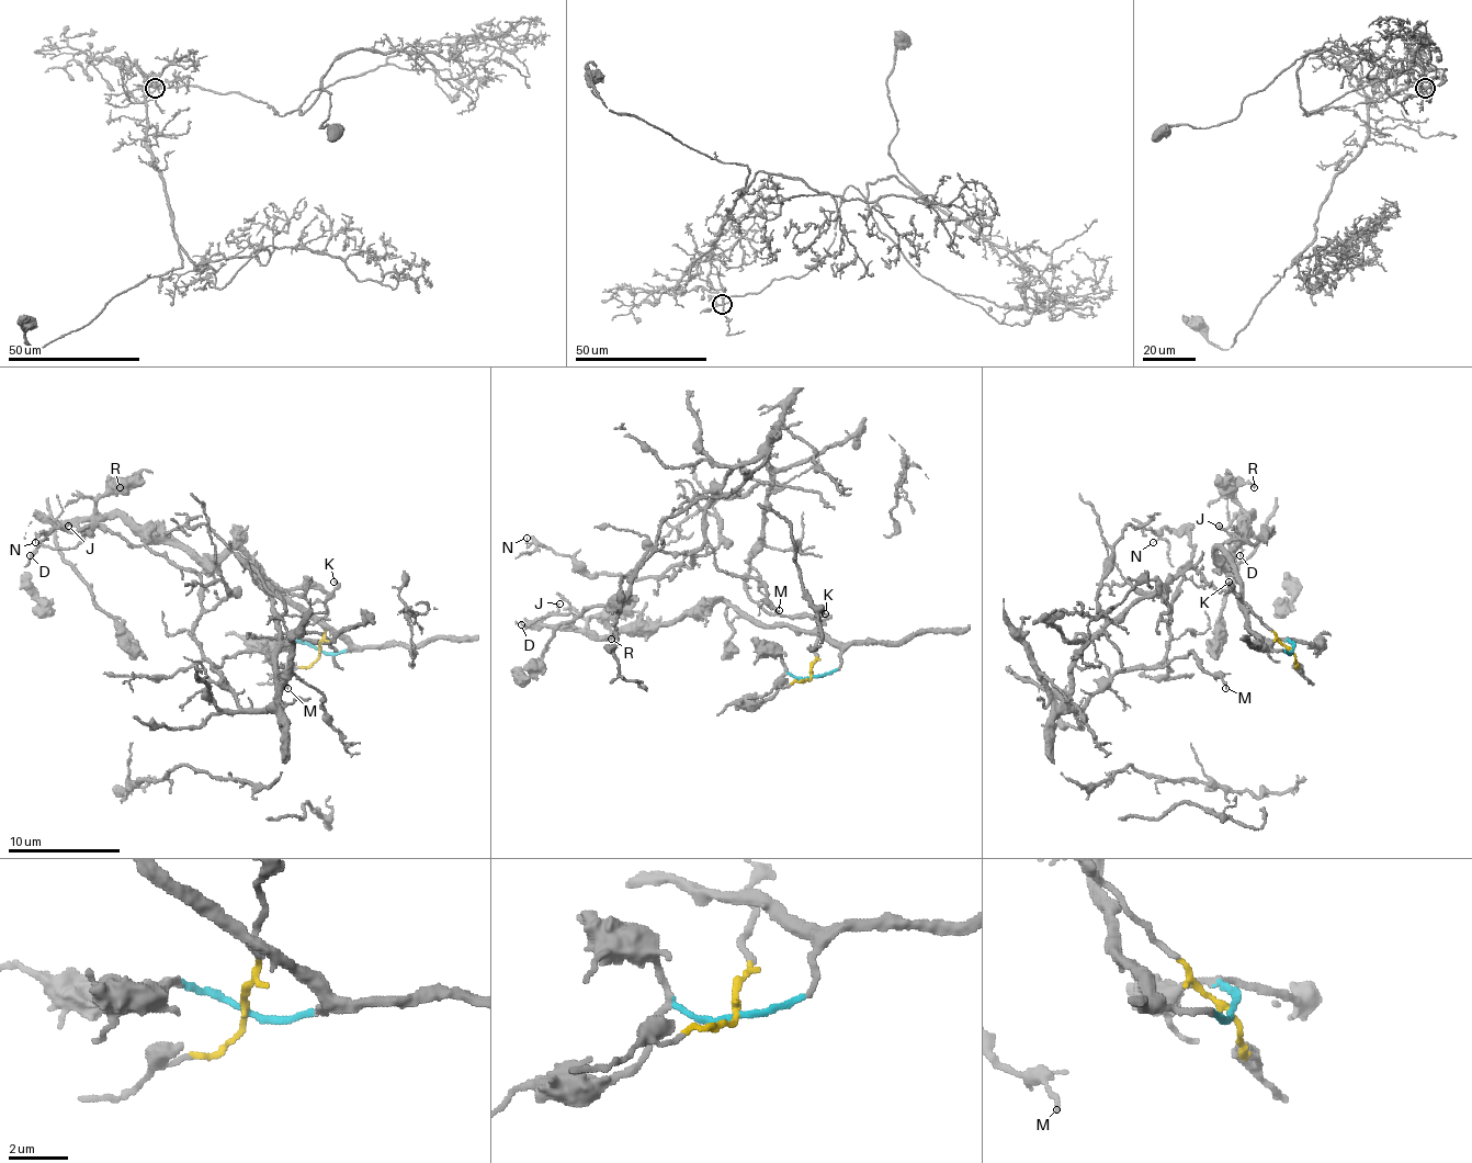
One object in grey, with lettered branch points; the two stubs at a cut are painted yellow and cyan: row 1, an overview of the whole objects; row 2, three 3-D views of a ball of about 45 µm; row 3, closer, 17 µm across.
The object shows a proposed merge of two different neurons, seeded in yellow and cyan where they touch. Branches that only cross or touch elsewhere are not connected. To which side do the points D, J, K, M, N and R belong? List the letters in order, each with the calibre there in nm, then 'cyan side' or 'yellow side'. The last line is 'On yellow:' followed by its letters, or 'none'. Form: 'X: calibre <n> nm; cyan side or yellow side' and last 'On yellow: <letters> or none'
D: calibre 140 nm; cyan side
J: calibre 140 nm; cyan side
K: calibre 220 nm; yellow side
M: calibre 170 nm; yellow side
N: calibre 100 nm; yellow side
R: calibre 190 nm; cyan side
On yellow: K, M, N

